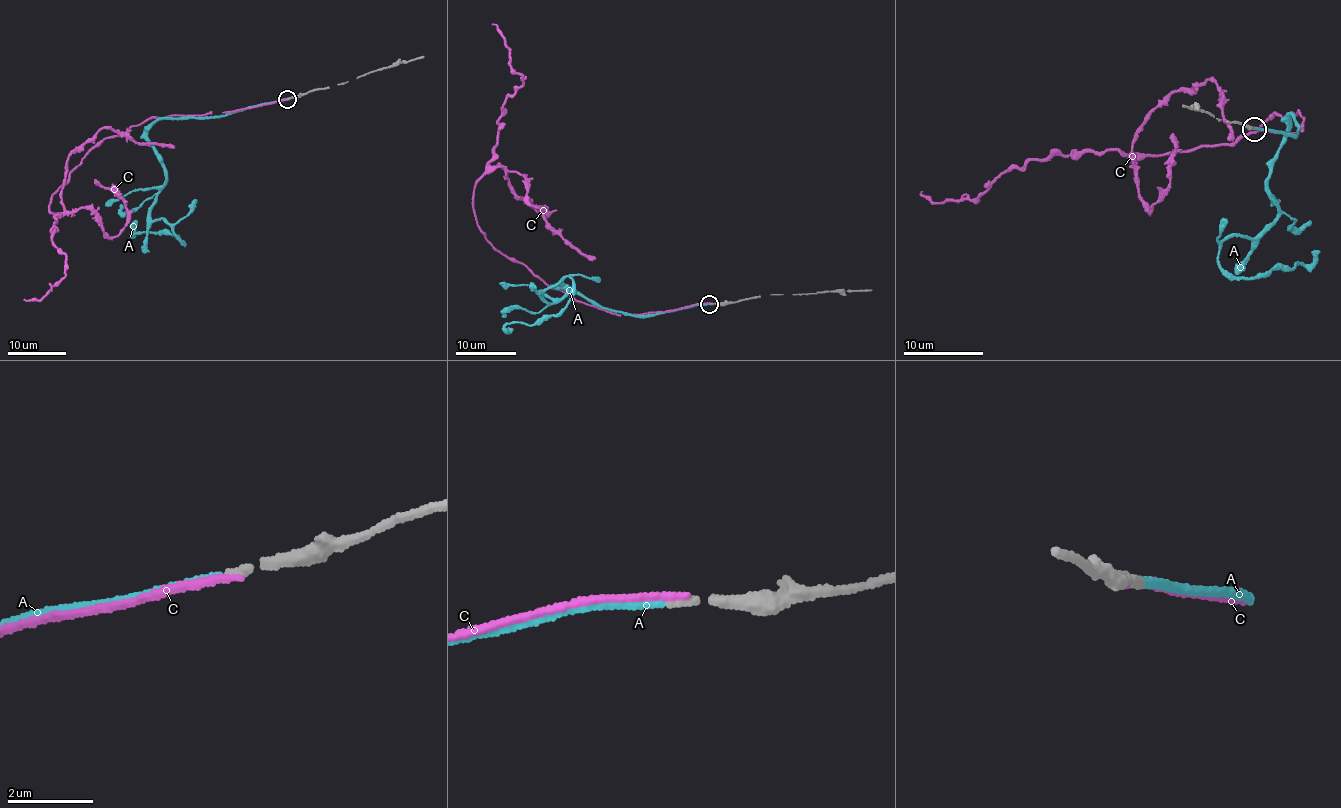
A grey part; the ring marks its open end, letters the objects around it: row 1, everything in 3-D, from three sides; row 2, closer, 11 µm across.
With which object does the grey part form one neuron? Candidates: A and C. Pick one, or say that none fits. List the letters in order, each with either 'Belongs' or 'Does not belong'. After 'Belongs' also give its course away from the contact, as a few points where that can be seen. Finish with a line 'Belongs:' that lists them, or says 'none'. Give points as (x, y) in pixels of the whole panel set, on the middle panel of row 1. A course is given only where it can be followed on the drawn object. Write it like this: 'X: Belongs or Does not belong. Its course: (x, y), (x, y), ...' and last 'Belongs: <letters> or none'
A: Belongs. Its course: (709, 304), (635, 315), (558, 285), (567, 292), (549, 304), (540, 295), (569, 276), (568, 305), (511, 332)
C: Does not belong
Belongs: A

